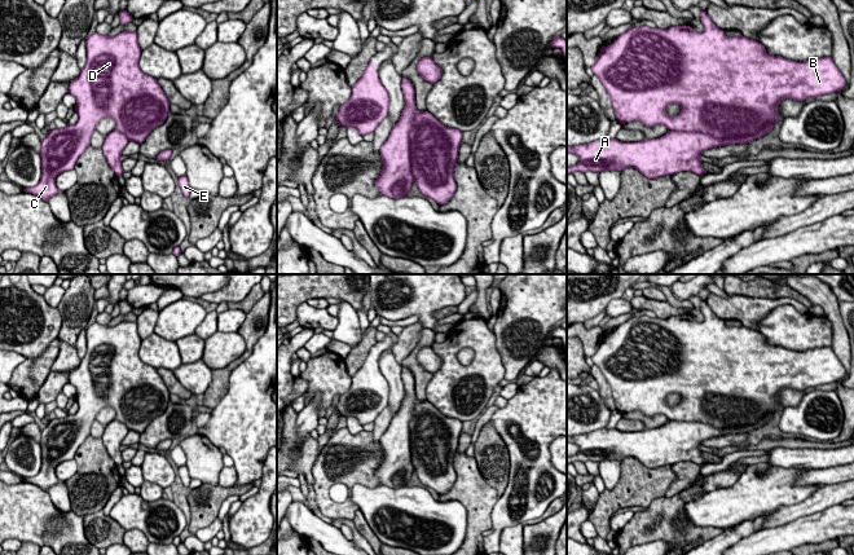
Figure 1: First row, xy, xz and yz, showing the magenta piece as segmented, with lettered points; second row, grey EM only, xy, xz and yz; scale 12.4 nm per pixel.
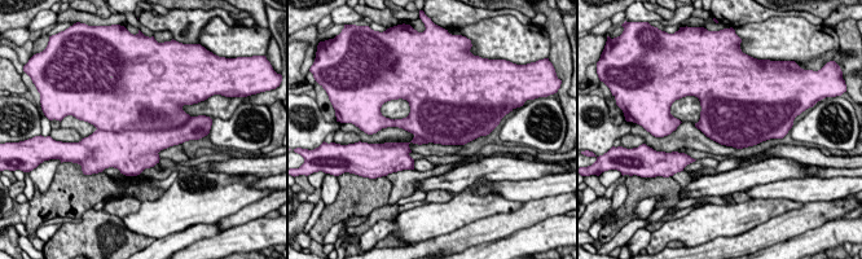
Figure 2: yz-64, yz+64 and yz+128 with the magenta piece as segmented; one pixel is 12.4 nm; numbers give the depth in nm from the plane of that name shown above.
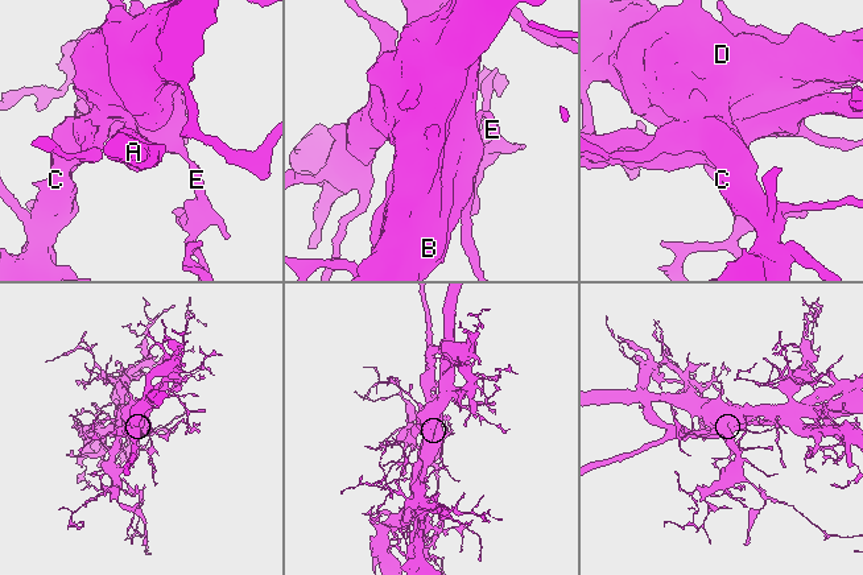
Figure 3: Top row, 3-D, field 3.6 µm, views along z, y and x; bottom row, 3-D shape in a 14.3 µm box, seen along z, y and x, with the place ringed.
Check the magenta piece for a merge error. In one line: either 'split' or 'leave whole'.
split

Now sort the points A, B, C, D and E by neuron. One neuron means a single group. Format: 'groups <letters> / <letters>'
groups A / B C D E

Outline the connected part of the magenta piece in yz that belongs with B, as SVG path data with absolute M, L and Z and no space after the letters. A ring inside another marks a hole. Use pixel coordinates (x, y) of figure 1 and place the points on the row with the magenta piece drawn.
M701 10L701 22L704 25L704 31L697 32L690 26L674 26L669 28L651 28L648 26L630 27L628 31L617 36L617 39L608 47L602 47L597 62L591 66L594 75L602 82L606 91L608 92L616 119L621 123L630 123L639 120L646 127L653 127L656 124L665 125L670 131L681 132L700 132L708 133L717 138L734 138L756 135L767 123L775 123L780 119L778 113L778 105L783 98L791 98L796 101L805 101L807 98L815 98L822 94L829 94L838 92L846 84L845 78L835 65L831 57L814 58L804 62L797 62L792 60L783 58L780 56L770 56L766 53L765 47L752 39L743 35L727 38L725 31L718 28L705 10ZM678 103L681 106L681 113L675 116L669 116L665 109L672 105Z

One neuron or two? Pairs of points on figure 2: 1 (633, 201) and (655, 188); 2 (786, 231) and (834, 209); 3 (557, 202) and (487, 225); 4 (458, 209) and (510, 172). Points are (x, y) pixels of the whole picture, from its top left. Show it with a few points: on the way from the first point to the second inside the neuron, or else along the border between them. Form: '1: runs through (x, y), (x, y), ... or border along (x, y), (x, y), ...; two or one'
1: runs through (638, 196), (646, 188), (650, 188); one
2: runs through (797, 222), (822, 211); one
3: runs through (540, 210), (504, 224); one
4: border along (491, 180), (476, 179), (456, 194); two

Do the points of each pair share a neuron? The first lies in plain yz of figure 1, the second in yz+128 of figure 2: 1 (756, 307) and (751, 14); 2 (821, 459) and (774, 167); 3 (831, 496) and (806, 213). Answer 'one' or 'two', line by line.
1: one
2: one
3: one

